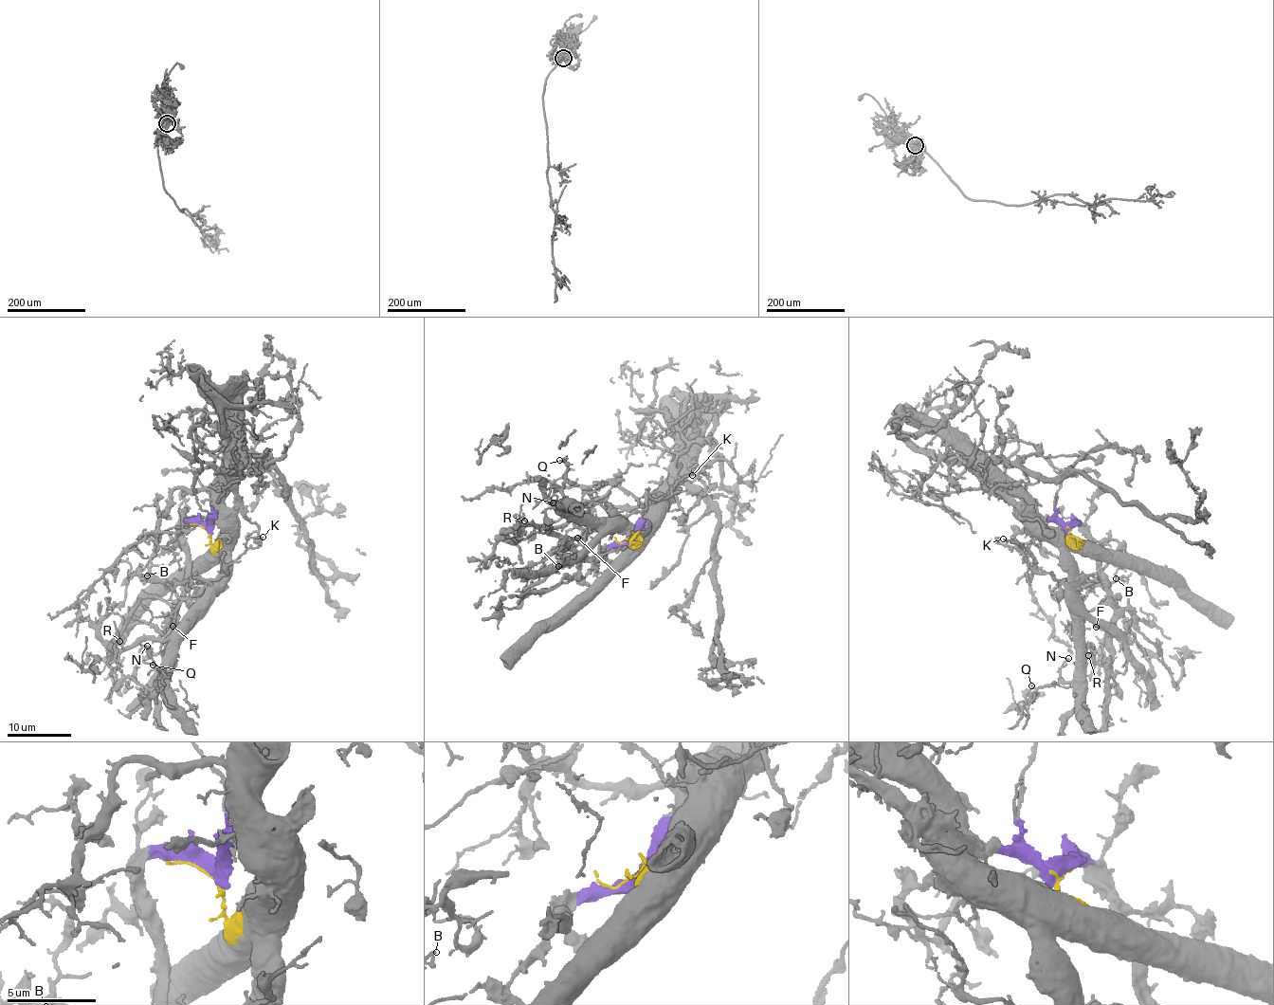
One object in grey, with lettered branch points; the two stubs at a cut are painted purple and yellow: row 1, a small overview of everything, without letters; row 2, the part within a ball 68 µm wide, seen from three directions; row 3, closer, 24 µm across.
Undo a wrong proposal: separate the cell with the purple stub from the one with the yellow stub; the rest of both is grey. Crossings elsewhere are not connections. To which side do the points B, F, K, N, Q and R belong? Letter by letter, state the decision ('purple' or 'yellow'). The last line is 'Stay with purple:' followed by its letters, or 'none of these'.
B: yellow
F: yellow
K: yellow
N: yellow
Q: yellow
R: yellow
Stay with purple: none of these

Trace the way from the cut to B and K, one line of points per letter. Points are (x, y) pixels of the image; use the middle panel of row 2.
B: (629, 539), (641, 531), (592, 529), (588, 536), (564, 539), (550, 553), (539, 573), (547, 575), (558, 566)
K: (629, 539), (641, 531), (627, 517), (646, 508), (646, 497), (663, 500), (672, 493), (676, 484), (692, 475)

